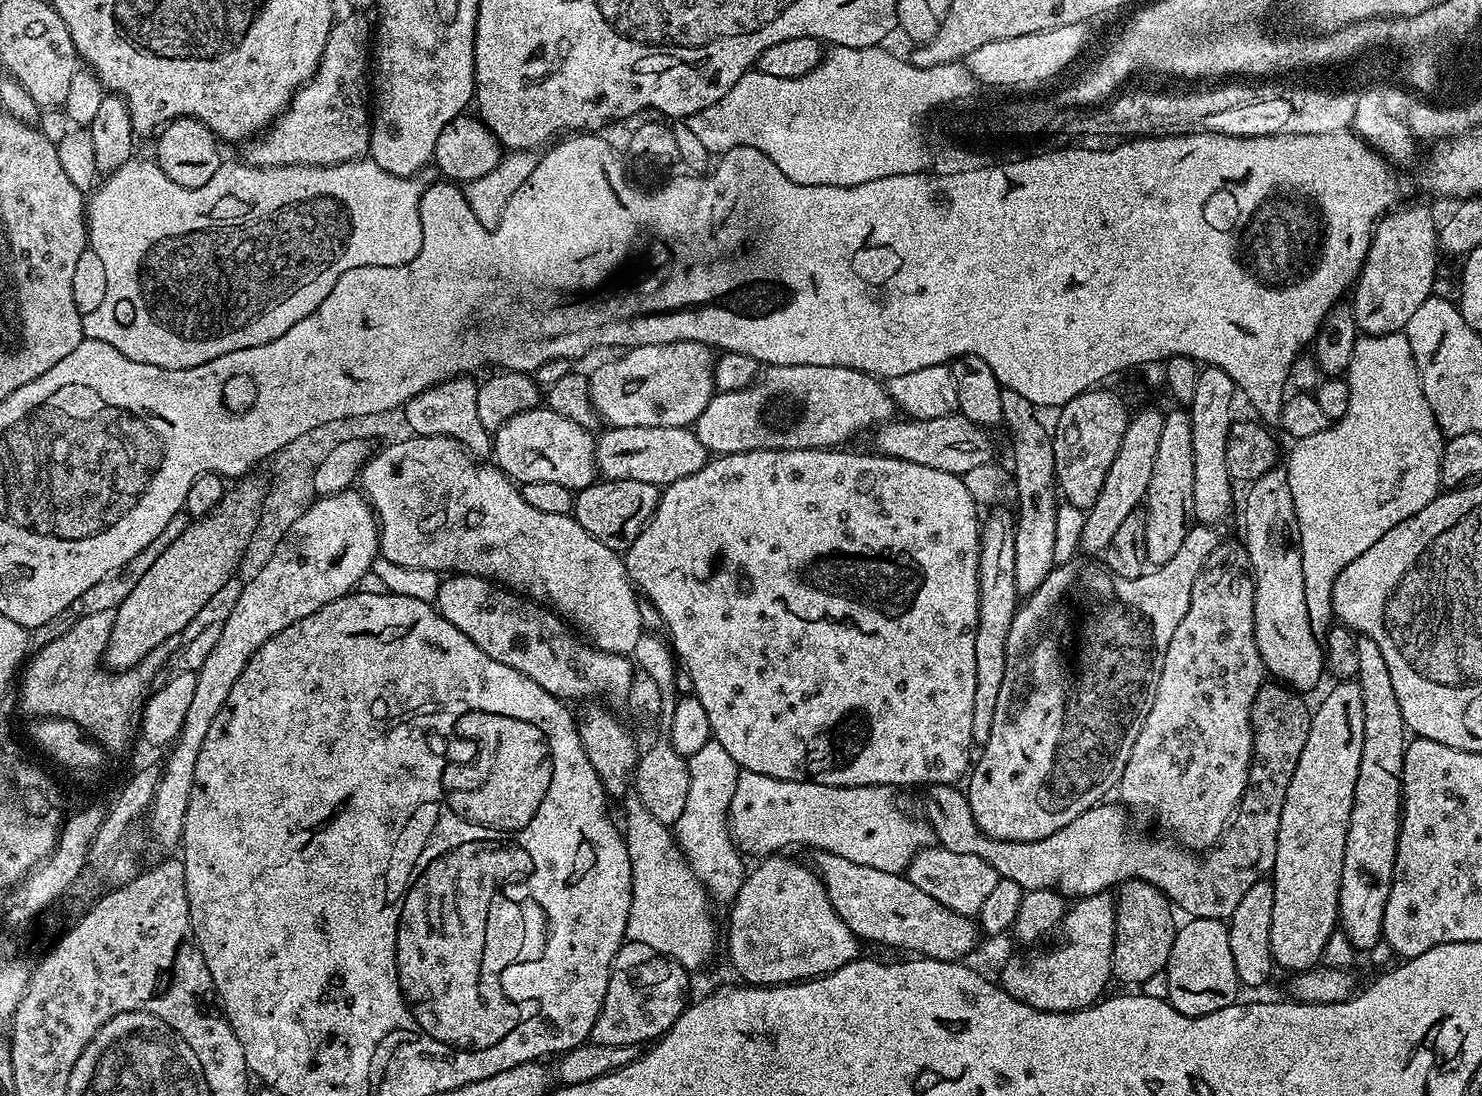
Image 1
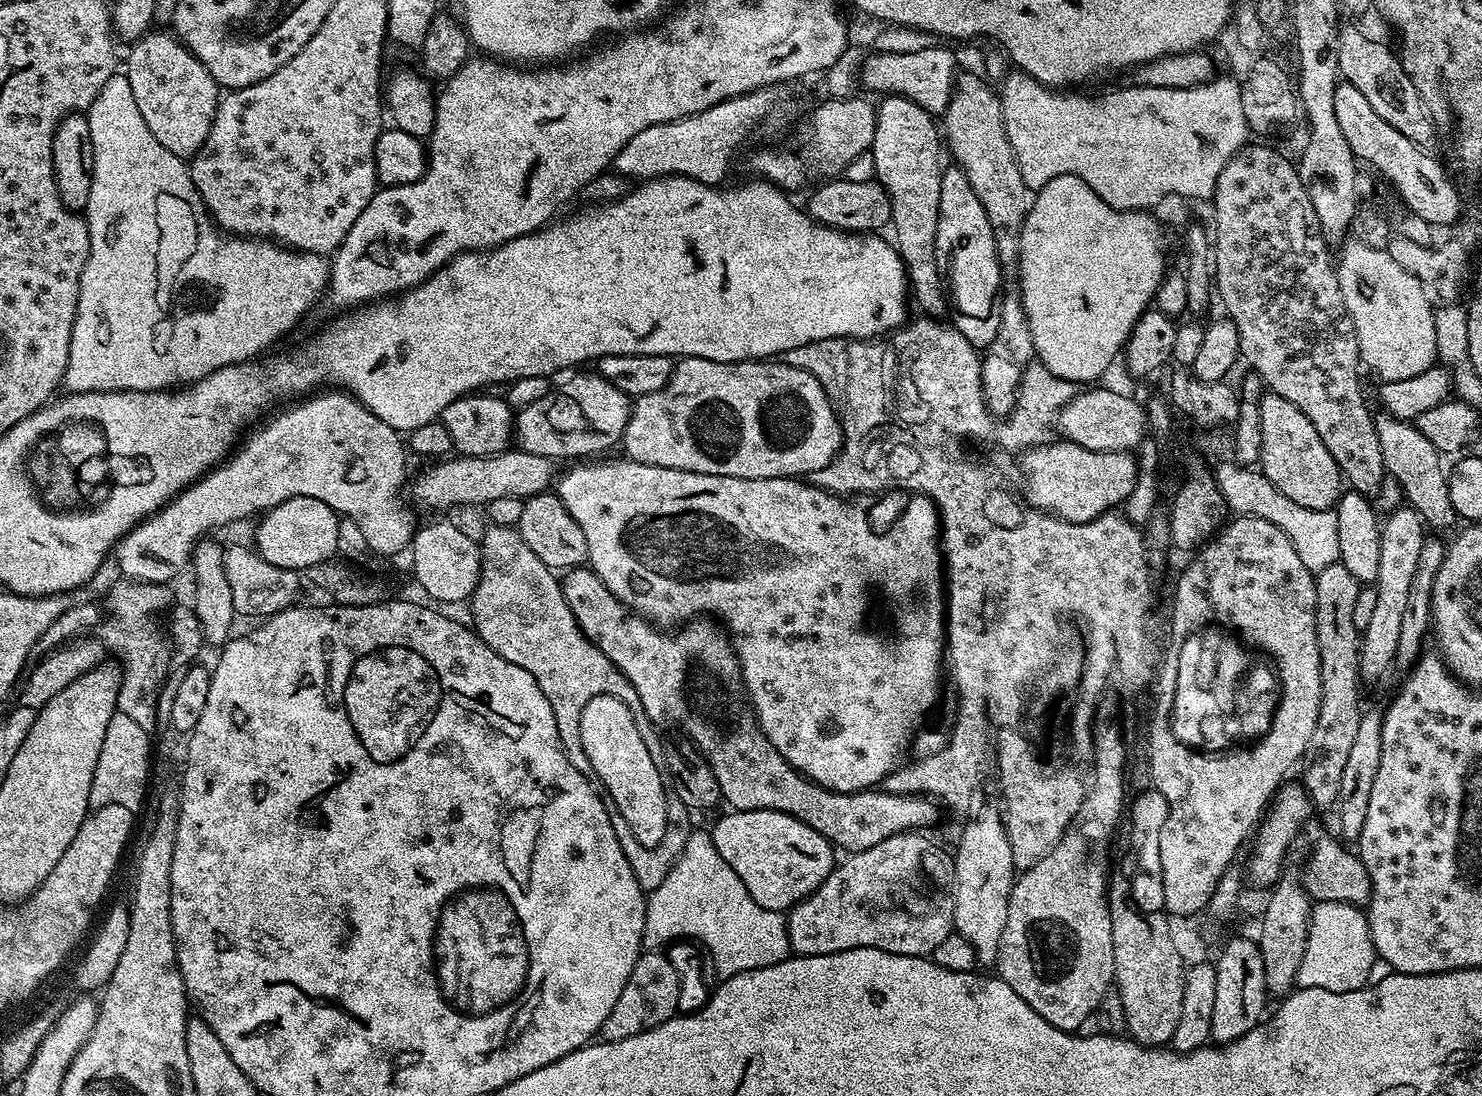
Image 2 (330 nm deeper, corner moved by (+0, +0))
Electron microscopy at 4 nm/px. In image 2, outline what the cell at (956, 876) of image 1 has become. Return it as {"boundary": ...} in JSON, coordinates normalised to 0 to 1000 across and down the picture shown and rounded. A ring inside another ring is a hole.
{"boundary":[[[607,759],[601,765],[598,765],[598,768],[592,768],[592,772],[587,772],[587,776],[582,776],[581,777],[576,777],[572,782],[572,786],[570,789],[562,791],[561,797],[557,801],[557,805],[555,805],[555,808],[552,808],[552,812],[549,812],[546,816],[544,821],[540,821],[531,833],[532,855],[534,860],[534,869],[541,872],[554,872],[555,870],[563,870],[563,869],[570,869],[574,865],[592,865],[596,869],[601,870],[606,870],[607,872],[622,872],[628,873],[629,869],[634,863],[642,849],[644,844],[644,797],[645,797],[645,786],[643,778],[640,777],[637,774],[634,774],[629,766],[626,766],[626,762],[617,759]]]}

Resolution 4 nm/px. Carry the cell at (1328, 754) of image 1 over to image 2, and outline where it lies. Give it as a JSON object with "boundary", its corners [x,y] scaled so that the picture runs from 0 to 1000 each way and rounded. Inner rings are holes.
{"boundary":[[[943,462],[937,471],[931,483],[933,503],[930,513],[930,527],[927,530],[930,549],[927,553],[924,571],[922,571],[918,582],[918,619],[921,625],[933,620],[937,609],[939,610],[942,605],[943,578],[946,575],[946,564],[949,564],[950,559],[953,532],[962,492],[962,479],[952,462]]]}

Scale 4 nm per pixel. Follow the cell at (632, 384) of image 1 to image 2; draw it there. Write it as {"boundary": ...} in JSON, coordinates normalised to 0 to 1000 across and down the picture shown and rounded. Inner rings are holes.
{"boundary":[[[397,338],[389,339],[386,341],[389,343],[373,352],[368,363],[363,363],[363,367],[348,377],[347,401],[350,411],[372,416],[376,422],[388,421],[389,418],[404,417],[402,416],[404,412],[415,405],[416,408],[420,402],[427,366],[404,339],[394,339]]]}

